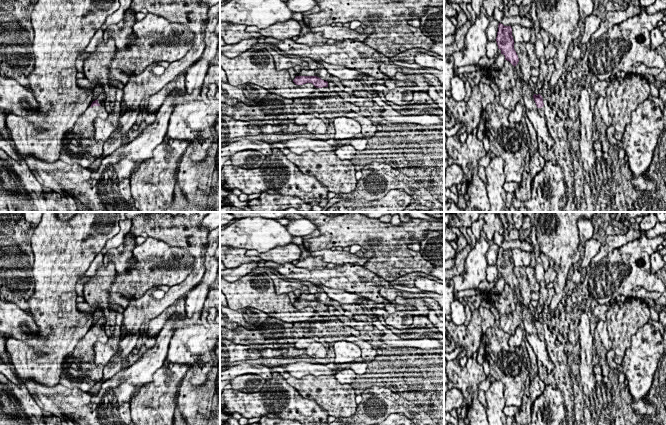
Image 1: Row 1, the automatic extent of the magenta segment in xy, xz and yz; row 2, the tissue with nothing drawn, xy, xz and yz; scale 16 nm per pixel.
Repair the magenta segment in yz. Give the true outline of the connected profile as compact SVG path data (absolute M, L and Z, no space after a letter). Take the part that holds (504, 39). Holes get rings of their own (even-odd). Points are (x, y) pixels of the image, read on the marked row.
M499 23L496 42L498 49L501 50L501 54L505 56L505 60L509 61L515 67L519 62L519 58L514 49L515 42L511 26L504 26Z

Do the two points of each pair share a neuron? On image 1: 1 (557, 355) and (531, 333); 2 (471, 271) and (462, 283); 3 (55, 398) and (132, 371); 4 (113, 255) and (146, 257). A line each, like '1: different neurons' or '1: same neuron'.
1: different neurons
2: same neuron
3: same neuron
4: different neurons

